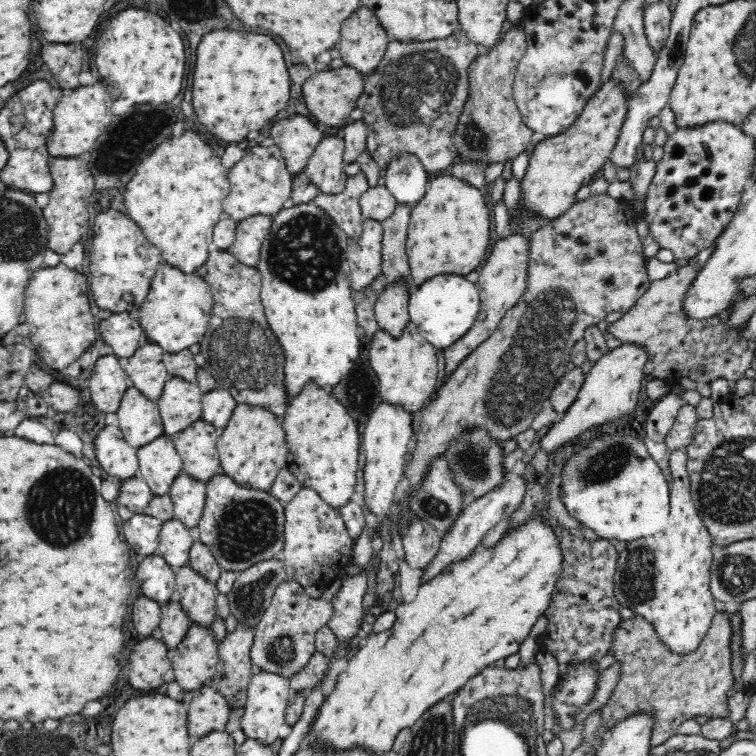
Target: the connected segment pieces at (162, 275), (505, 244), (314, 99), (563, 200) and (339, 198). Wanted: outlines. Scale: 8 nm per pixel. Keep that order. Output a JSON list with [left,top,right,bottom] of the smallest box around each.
[[138,264,213,354],[444,232,530,378],[302,66,364,127],[520,79,629,220],[313,171,370,240]]

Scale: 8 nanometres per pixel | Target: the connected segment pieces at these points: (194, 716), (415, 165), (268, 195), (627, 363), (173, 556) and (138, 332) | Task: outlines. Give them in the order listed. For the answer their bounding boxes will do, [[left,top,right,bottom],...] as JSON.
[[187,683,232,738],[384,153,430,208],[224,146,293,220],[540,343,648,454],[154,520,194,572],[98,312,148,358]]

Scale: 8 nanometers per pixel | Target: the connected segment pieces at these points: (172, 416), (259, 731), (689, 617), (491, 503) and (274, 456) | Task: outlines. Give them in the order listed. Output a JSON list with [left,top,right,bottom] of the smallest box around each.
[[157,376,204,436],[241,672,293,745],[614,448,716,656],[421,472,526,584],[216,403,286,491]]

